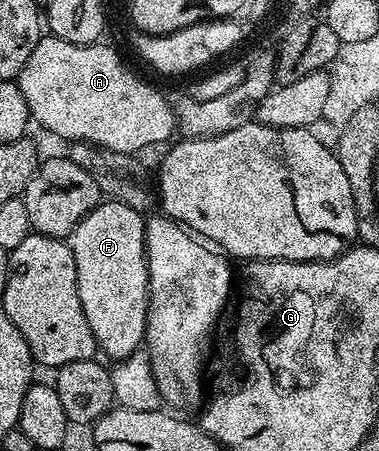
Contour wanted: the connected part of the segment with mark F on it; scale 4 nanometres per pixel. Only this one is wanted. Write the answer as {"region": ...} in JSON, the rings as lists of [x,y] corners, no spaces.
{"region":[[[114,200],[102,201],[100,206],[87,216],[77,227],[74,228],[71,235],[71,245],[73,255],[75,256],[75,268],[77,269],[77,287],[79,288],[79,304],[83,304],[83,316],[87,316],[87,324],[97,341],[97,349],[103,355],[106,354],[109,360],[120,360],[134,354],[145,341],[145,317],[149,307],[149,265],[145,259],[145,224],[147,218],[144,213],[135,208],[129,207],[123,202]]]}

